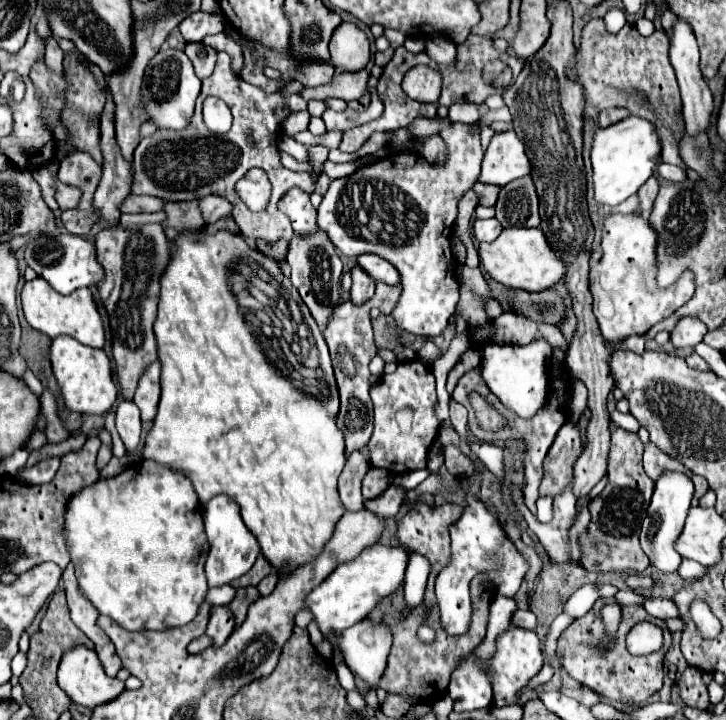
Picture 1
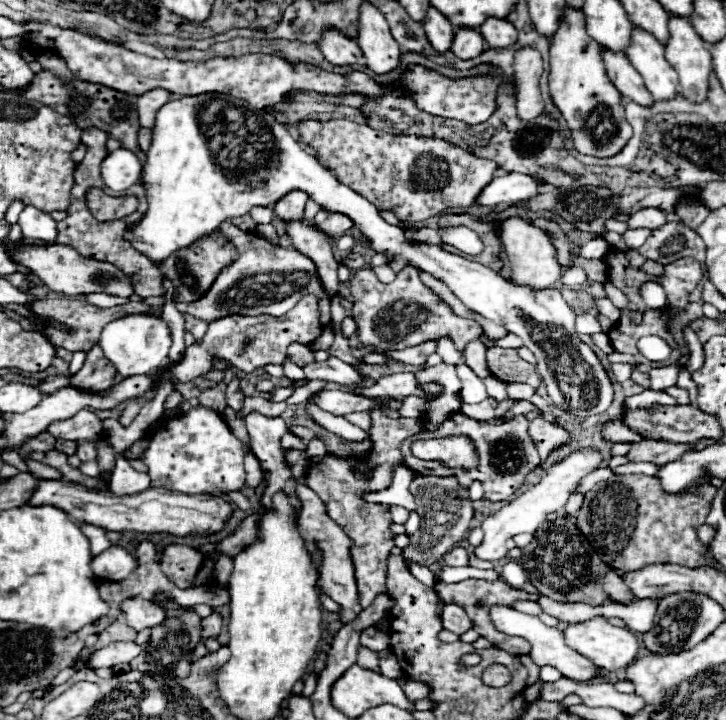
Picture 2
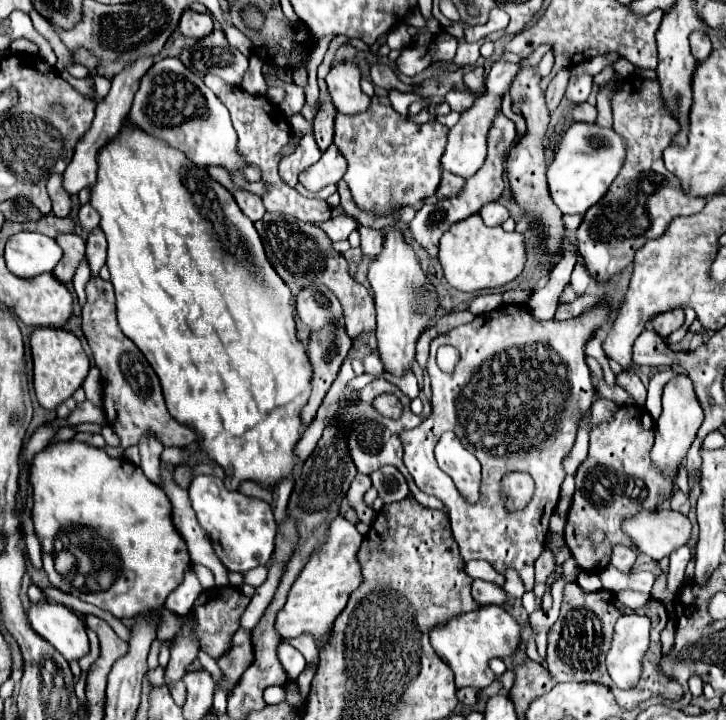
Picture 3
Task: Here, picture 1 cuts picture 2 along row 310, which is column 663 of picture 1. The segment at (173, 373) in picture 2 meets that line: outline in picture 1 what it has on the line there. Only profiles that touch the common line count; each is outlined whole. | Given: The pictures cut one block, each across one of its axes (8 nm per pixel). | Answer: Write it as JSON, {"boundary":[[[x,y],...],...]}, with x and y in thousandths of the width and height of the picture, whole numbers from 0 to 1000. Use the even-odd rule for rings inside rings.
{"boundary":[[[835,297],[829,319],[832,356],[813,375],[813,403],[818,411],[818,439],[837,472],[890,464],[956,411],[953,378],[942,378],[917,403],[904,397],[904,339],[904,319],[882,297]]]}

